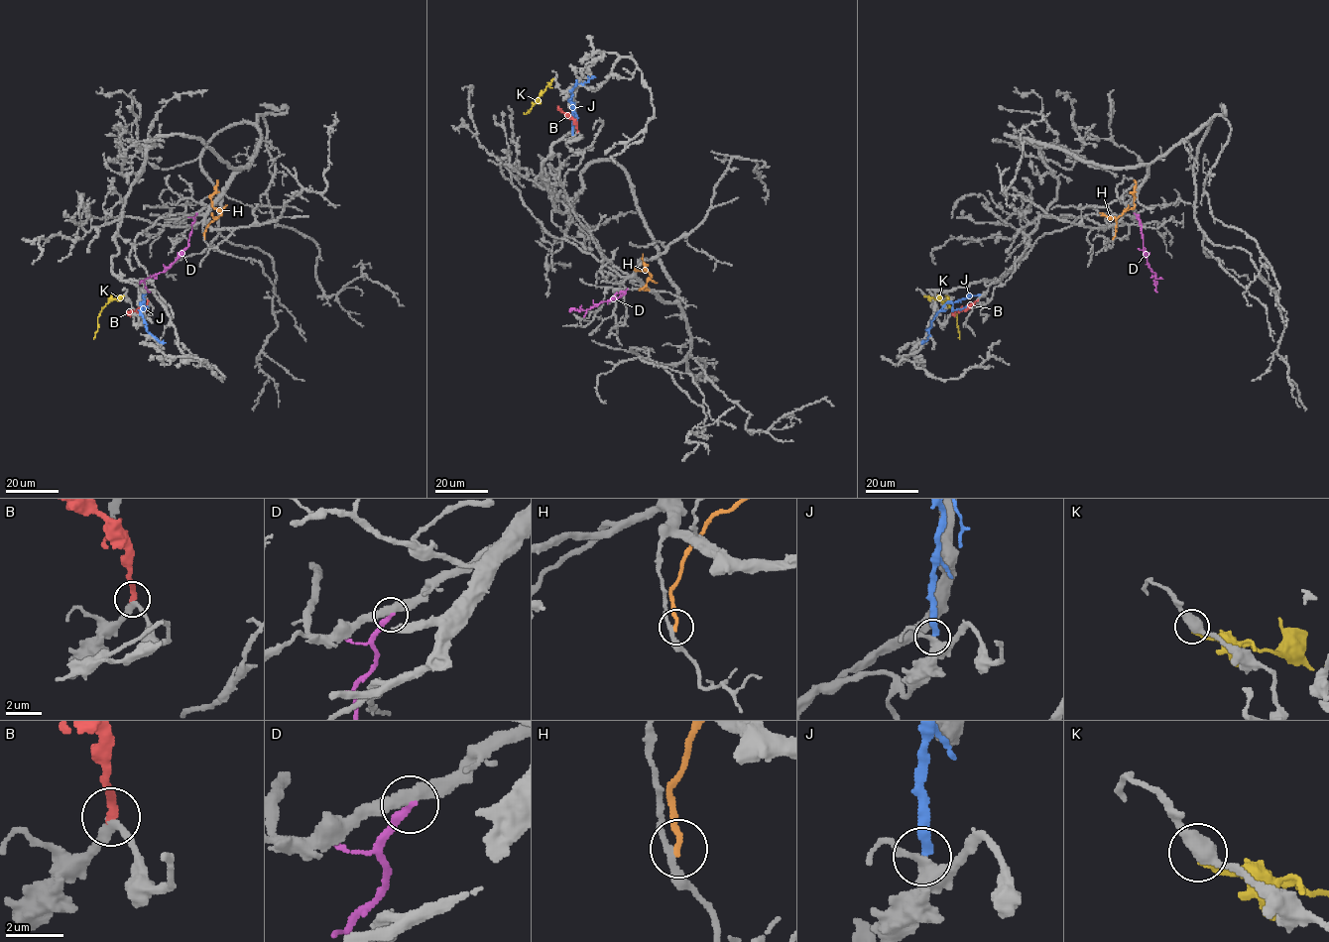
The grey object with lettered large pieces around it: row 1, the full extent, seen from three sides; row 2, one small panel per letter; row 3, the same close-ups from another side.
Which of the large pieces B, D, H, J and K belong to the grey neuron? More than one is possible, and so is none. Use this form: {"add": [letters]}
{"add": ["B"]}

